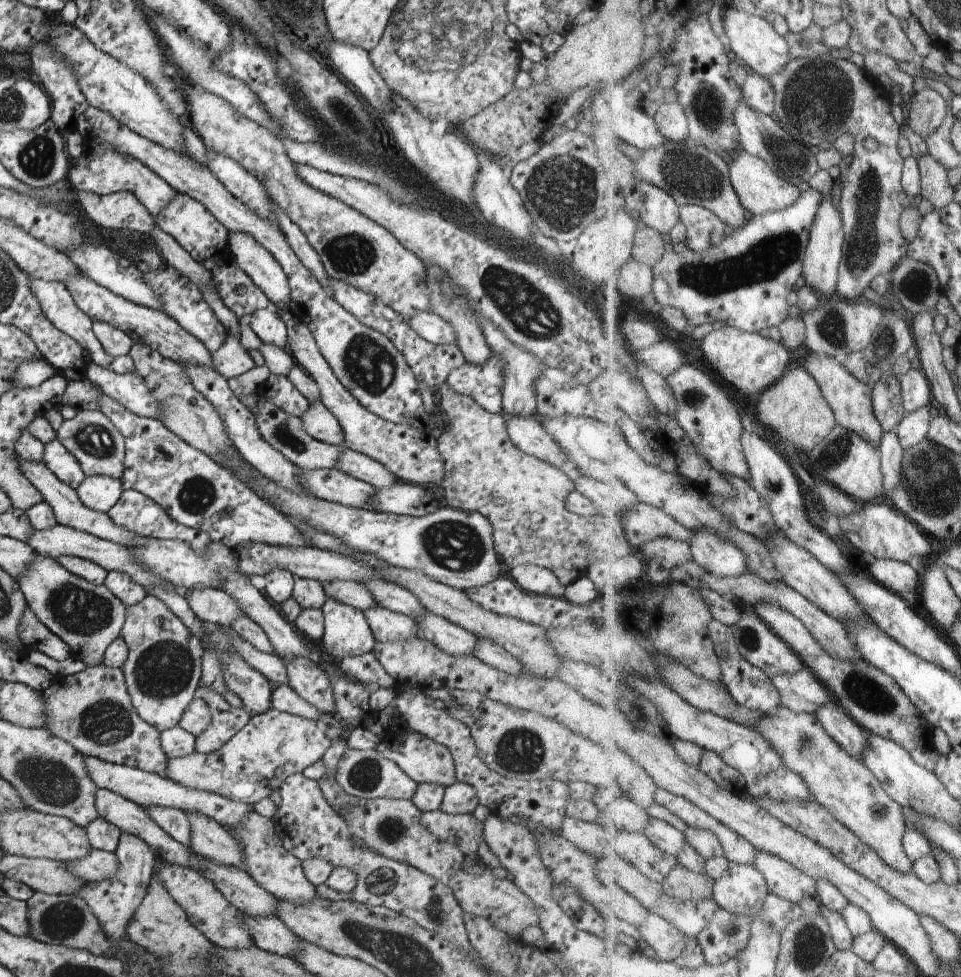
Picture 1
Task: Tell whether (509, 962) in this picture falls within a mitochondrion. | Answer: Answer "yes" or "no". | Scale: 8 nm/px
no

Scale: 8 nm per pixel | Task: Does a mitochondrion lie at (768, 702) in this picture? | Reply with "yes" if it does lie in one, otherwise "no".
no

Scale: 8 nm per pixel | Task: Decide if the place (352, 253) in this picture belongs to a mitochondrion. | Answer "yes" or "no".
yes

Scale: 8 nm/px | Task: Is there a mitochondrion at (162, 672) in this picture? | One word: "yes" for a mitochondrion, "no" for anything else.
yes

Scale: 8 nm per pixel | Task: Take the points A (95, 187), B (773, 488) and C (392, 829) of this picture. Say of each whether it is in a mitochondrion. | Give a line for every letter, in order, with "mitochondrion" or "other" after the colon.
A: other
B: mitochondrion
C: mitochondrion

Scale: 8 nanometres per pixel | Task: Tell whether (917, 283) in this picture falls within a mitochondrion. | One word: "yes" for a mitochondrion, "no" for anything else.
yes

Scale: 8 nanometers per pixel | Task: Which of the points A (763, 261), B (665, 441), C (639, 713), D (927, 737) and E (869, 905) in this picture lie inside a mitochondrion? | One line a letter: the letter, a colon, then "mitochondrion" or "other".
A: mitochondrion
B: other
C: mitochondrion
D: other
E: other

